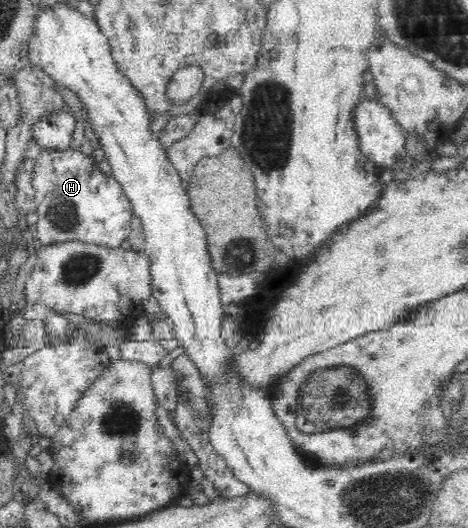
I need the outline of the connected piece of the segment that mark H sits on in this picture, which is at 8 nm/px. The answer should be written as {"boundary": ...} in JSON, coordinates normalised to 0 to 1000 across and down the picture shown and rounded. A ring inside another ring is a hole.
{"boundary":[[[88,282],[66,347],[83,409],[66,443],[90,464],[167,455],[250,470],[274,451],[286,413],[280,383],[244,328],[222,328],[207,313],[207,294],[186,294],[171,282]]]}

